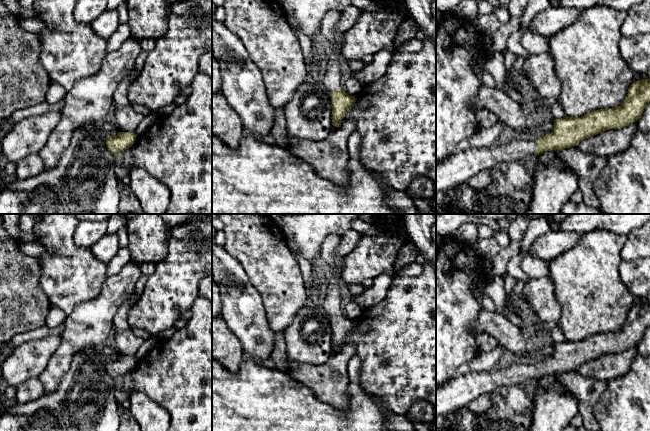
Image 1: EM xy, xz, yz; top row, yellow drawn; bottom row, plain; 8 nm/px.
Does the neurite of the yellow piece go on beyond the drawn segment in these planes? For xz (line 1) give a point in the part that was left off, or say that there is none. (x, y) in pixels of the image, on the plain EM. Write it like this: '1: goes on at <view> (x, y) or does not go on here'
1: goes on at xz (330, 300)

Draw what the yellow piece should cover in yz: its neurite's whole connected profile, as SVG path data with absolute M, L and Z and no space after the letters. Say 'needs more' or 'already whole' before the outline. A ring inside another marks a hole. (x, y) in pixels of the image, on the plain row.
needs more; M642 303L630 309L628 318L619 331L595 334L581 341L566 340L556 343L554 344L554 354L537 364L517 362L504 370L494 368L487 372L469 372L457 378L450 379L436 389L436 417L466 406L482 394L490 393L499 387L509 387L512 384L523 385L528 379L535 378L537 380L544 375L561 375L565 372L577 370L581 364L602 355L626 351L639 343L649 326L650 303Z

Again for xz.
needs more; M351 229L339 237L337 247L337 267L330 270L333 277L329 280L329 286L320 300L321 305L327 311L331 321L332 349L338 351L344 339L351 333L355 320L347 318L343 314L340 299L339 282L342 281L342 269L345 257L352 252L360 239L360 233Z

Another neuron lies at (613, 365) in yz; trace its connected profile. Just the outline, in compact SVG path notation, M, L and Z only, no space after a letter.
M636 346L620 353L609 353L581 364L577 371L584 377L610 381L626 374L636 355Z

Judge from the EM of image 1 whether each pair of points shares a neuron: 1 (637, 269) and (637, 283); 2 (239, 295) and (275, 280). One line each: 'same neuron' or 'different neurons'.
1: same neuron
2: different neurons

